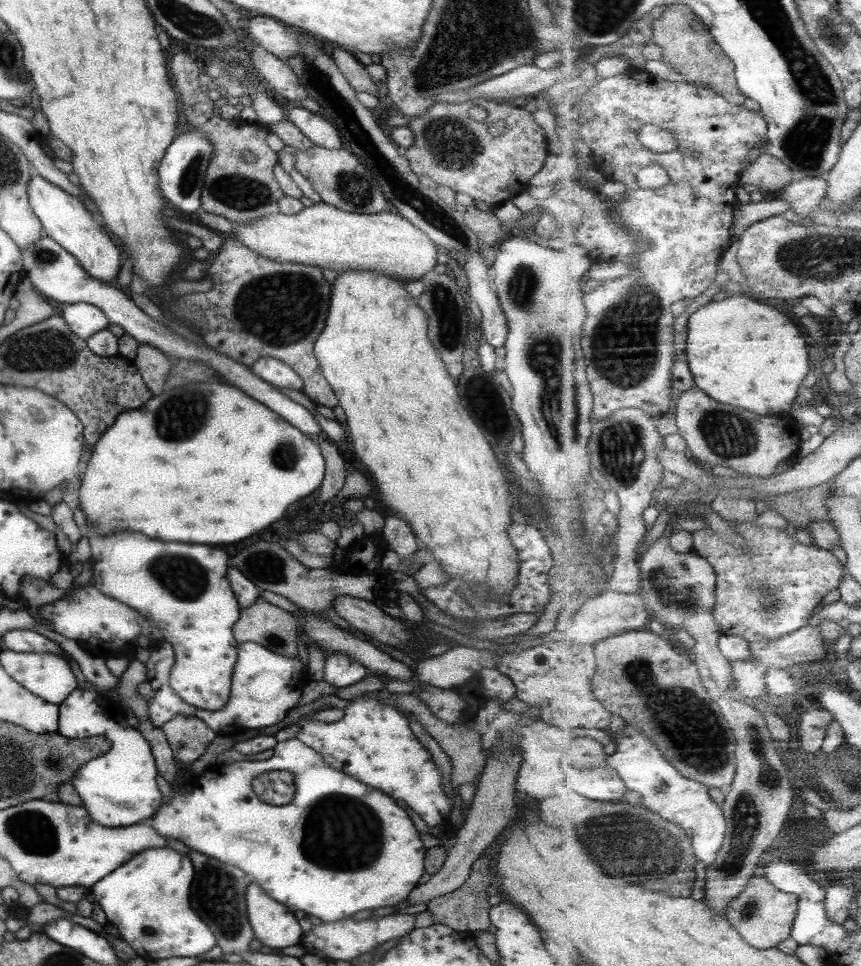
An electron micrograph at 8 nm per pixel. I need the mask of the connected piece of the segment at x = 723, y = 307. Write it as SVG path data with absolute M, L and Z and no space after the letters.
M737 294L702 306L688 320L688 361L697 387L705 390L711 398L717 398L717 402L741 406L760 415L788 415L811 364L807 342L799 330L799 324L795 324L791 318L792 315L787 318L773 306Z

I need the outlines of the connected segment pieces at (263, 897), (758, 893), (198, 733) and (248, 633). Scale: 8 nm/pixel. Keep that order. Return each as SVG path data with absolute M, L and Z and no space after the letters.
M248 882L245 889L245 907L247 920L251 928L251 935L255 940L260 940L263 946L269 948L287 948L287 946L295 946L300 942L303 933L297 924L297 920L293 918L293 914L283 907L281 904L268 898L264 890L255 882Z
M753 876L748 888L733 899L725 916L749 944L757 948L769 949L792 937L799 906L800 897L795 893L779 890L775 886L766 884L765 879Z
M174 714L160 729L171 749L173 759L191 763L200 758L206 746L216 737L202 720L189 715Z
M260 596L248 607L240 609L237 623L232 627L232 636L238 644L255 642L273 654L285 658L299 658L296 645L296 638L299 636L296 616L271 605Z

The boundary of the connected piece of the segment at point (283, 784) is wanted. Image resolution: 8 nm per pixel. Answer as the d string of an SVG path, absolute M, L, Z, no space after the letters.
M287 772L260 774L252 780L251 786L257 798L265 804L280 806L294 798L292 777Z

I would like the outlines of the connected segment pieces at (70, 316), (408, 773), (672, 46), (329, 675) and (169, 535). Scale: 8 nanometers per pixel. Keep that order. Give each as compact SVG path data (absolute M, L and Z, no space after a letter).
M84 302L71 303L63 308L61 318L77 338L85 340L98 330L107 328L107 317L92 304Z
M363 694L349 701L349 704L342 708L343 716L339 722L319 722L308 720L295 733L295 738L305 746L309 746L321 755L323 762L334 770L343 774L349 774L351 778L357 778L359 782L365 782L367 786L373 786L387 794L392 799L403 800L411 810L416 812L421 820L429 826L448 826L449 814L453 806L452 800L442 789L442 776L435 768L431 760L430 752L419 744L419 741L411 734L407 726L407 720L401 712L383 701L377 701L373 696Z
M685 4L668 5L654 22L653 41L664 48L665 64L687 80L708 84L718 94L724 95L733 104L743 104L747 97L738 85L736 62L711 34L710 28Z
M330 654L327 655L327 659L324 662L323 680L328 682L329 686L335 686L337 689L352 686L369 674L365 667L349 660L347 656Z
M217 379L207 381L188 381L176 387L169 387L158 395L153 395L137 410L127 410L117 415L113 426L110 426L95 443L91 458L86 464L78 487L78 504L85 521L89 521L102 535L131 530L141 532L149 538L161 538L171 542L187 542L189 544L231 544L239 542L259 530L265 530L269 524L277 522L289 504L302 499L313 490L317 490L324 477L324 458L320 448L307 438L300 430L293 428L283 418L271 412L260 402L253 400L242 390L225 384Z

